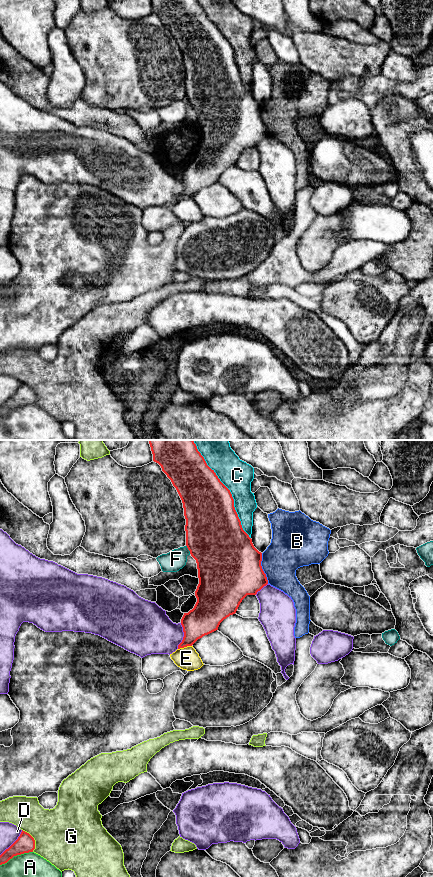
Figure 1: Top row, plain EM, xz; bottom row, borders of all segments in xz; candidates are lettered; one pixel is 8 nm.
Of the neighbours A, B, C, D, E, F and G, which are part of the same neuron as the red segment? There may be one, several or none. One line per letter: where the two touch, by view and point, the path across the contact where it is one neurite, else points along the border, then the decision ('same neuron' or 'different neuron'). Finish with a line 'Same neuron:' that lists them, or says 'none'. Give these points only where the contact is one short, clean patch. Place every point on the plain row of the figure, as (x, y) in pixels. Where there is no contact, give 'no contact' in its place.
A: contact xz (16, 407); different neuron
B: contact xz (261, 120); different neuron
C: contact xz (230, 45); different neuron
D: contact xz (184, 188); different neuron
E: contact xz (184, 198); border xz (191, 197), (178, 201); different neuron
F: contact xz (188, 101); border xz (186, 97), (190, 105); different neuron
G: contact xz (33, 391); different neuron
Same neuron: none

